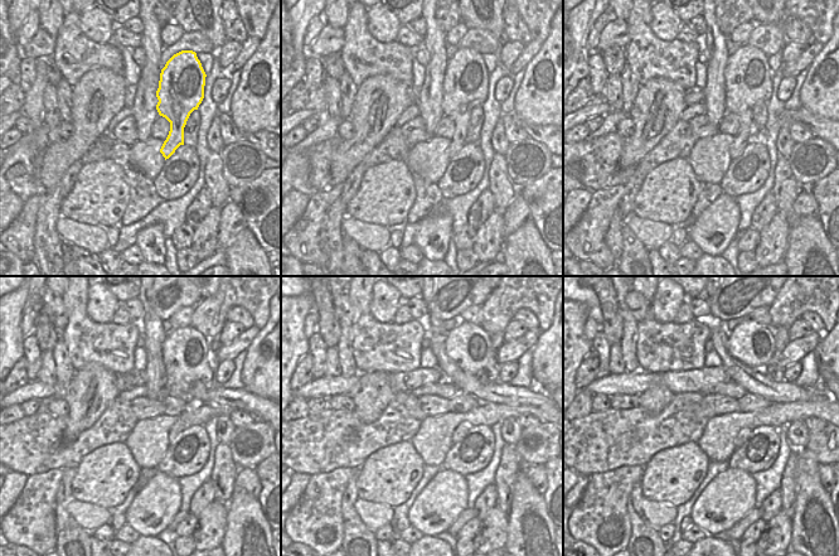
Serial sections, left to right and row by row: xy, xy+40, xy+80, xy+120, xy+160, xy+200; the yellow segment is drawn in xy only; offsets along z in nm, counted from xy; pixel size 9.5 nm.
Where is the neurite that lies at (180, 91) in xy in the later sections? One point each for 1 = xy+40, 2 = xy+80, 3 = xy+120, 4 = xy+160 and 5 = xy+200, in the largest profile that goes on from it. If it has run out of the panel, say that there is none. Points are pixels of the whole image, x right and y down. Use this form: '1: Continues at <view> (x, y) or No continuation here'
1: Continues at xy+40 (465, 82)
2: Continues at xy+80 (747, 77)
3: Continues at xy+120 (184, 352)
4: Continues at xy+160 (468, 346)
5: Continues at xy+200 (751, 343).

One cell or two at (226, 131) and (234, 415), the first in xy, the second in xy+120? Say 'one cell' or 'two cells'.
one cell

